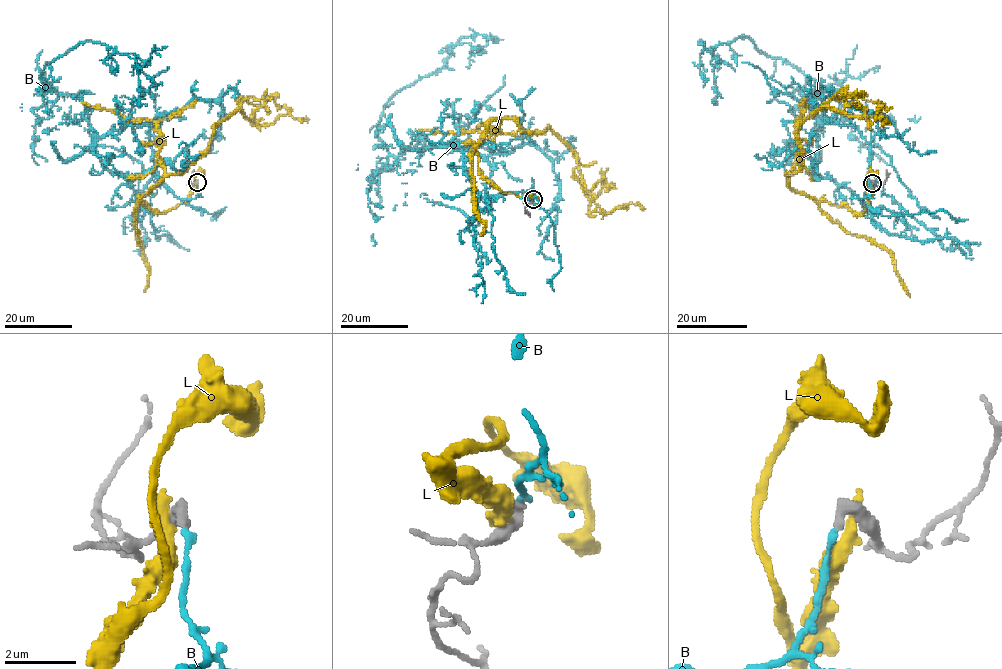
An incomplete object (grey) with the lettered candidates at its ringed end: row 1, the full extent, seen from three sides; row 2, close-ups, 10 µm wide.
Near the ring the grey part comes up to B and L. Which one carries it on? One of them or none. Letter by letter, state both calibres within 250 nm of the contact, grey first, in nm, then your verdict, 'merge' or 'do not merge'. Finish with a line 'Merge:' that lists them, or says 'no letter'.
B: 360/170 nm | merge
L: 500/460 nm | do not merge
Merge: B

